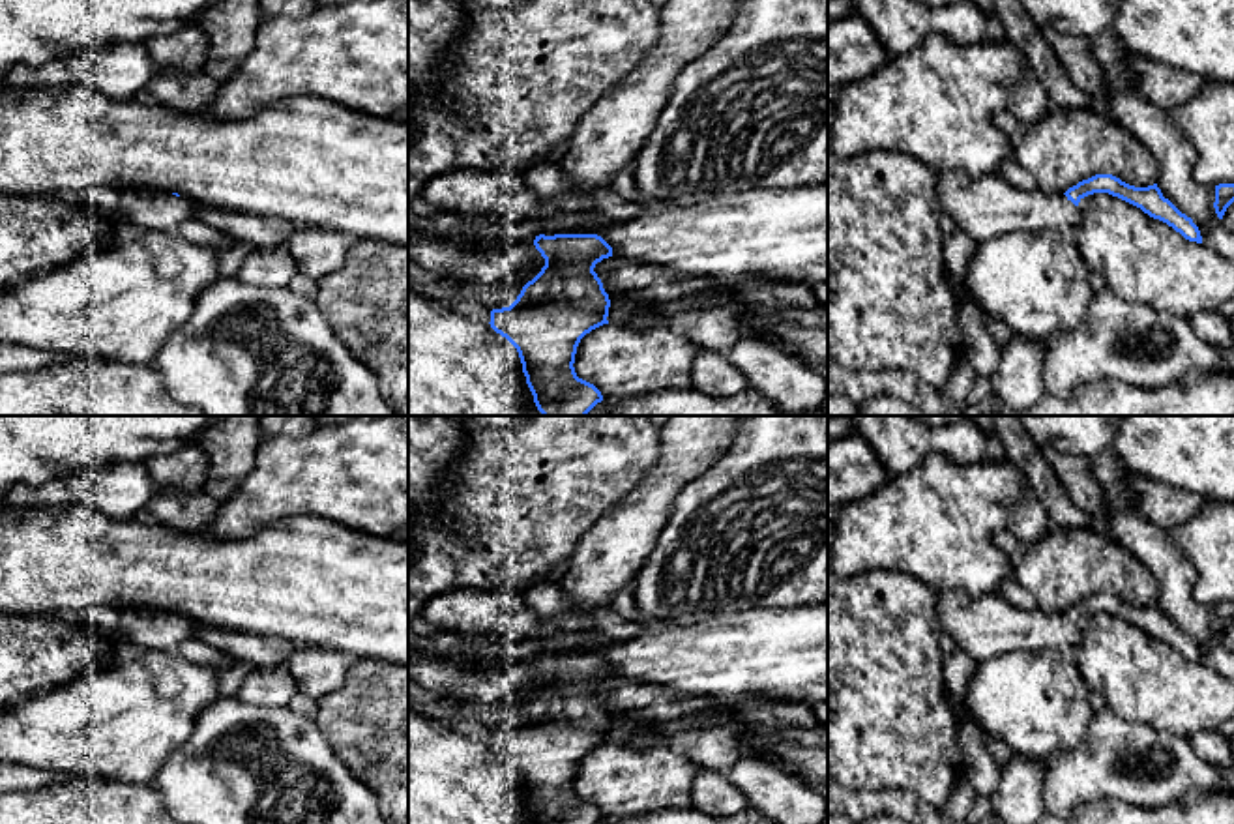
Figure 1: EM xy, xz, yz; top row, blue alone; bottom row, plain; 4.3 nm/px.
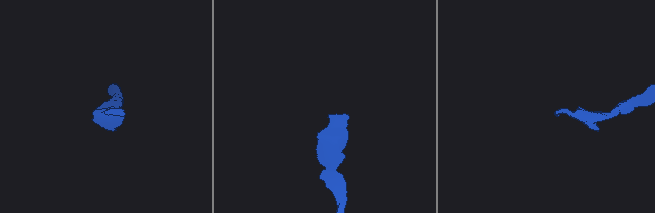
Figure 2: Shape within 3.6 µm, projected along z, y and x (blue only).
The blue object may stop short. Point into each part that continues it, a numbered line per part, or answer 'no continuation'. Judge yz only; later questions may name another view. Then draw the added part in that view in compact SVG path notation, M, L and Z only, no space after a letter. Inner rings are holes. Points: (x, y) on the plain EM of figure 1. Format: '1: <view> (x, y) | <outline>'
1: yz (987, 626) | M938 590L936 607L942 633L949 633L959 650L977 663L1017 650L1054 650L1064 655L1073 655L1080 640L1079 625L1064 612L1045 612L1039 607L1034 611L1019 611L1000 592L972 597L964 592Z

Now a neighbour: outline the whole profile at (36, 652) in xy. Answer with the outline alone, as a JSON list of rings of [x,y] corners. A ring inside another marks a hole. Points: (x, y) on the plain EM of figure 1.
[[[0,614],[0,710],[116,663],[122,635],[110,618]]]

